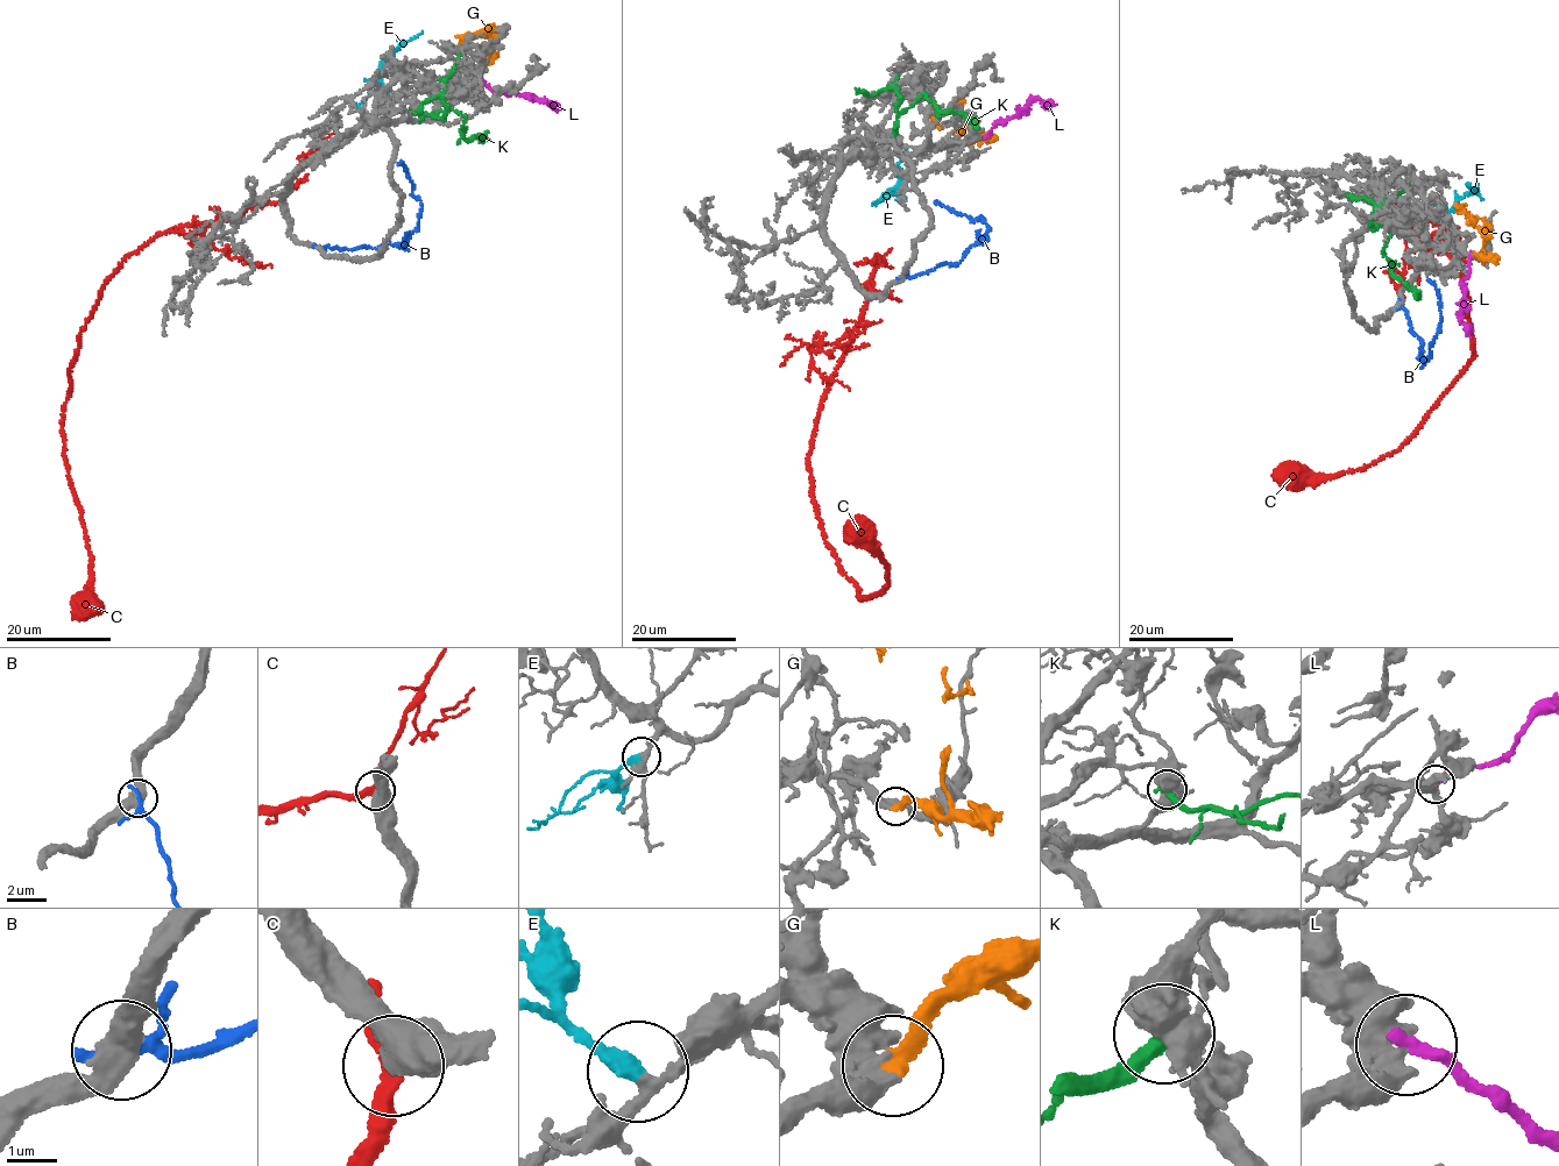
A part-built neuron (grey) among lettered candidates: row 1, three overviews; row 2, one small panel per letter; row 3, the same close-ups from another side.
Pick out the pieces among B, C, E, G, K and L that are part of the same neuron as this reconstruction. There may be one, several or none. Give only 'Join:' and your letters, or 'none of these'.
Join: C, E, G

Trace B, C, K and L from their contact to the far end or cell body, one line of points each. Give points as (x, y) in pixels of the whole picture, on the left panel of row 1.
B: (318, 247), (352, 249), (404, 242), (419, 226), (419, 200), (412, 194), (412, 182), (399, 163)
C: (281, 201), (156, 235), (123, 258), (78, 336), (62, 427), (91, 559), (79, 601), (89, 615)
K: (412, 107), (419, 113), (446, 108), (459, 113), (465, 116), (463, 137), (489, 141)
L: (472, 75), (494, 91), (509, 90), (559, 109)

